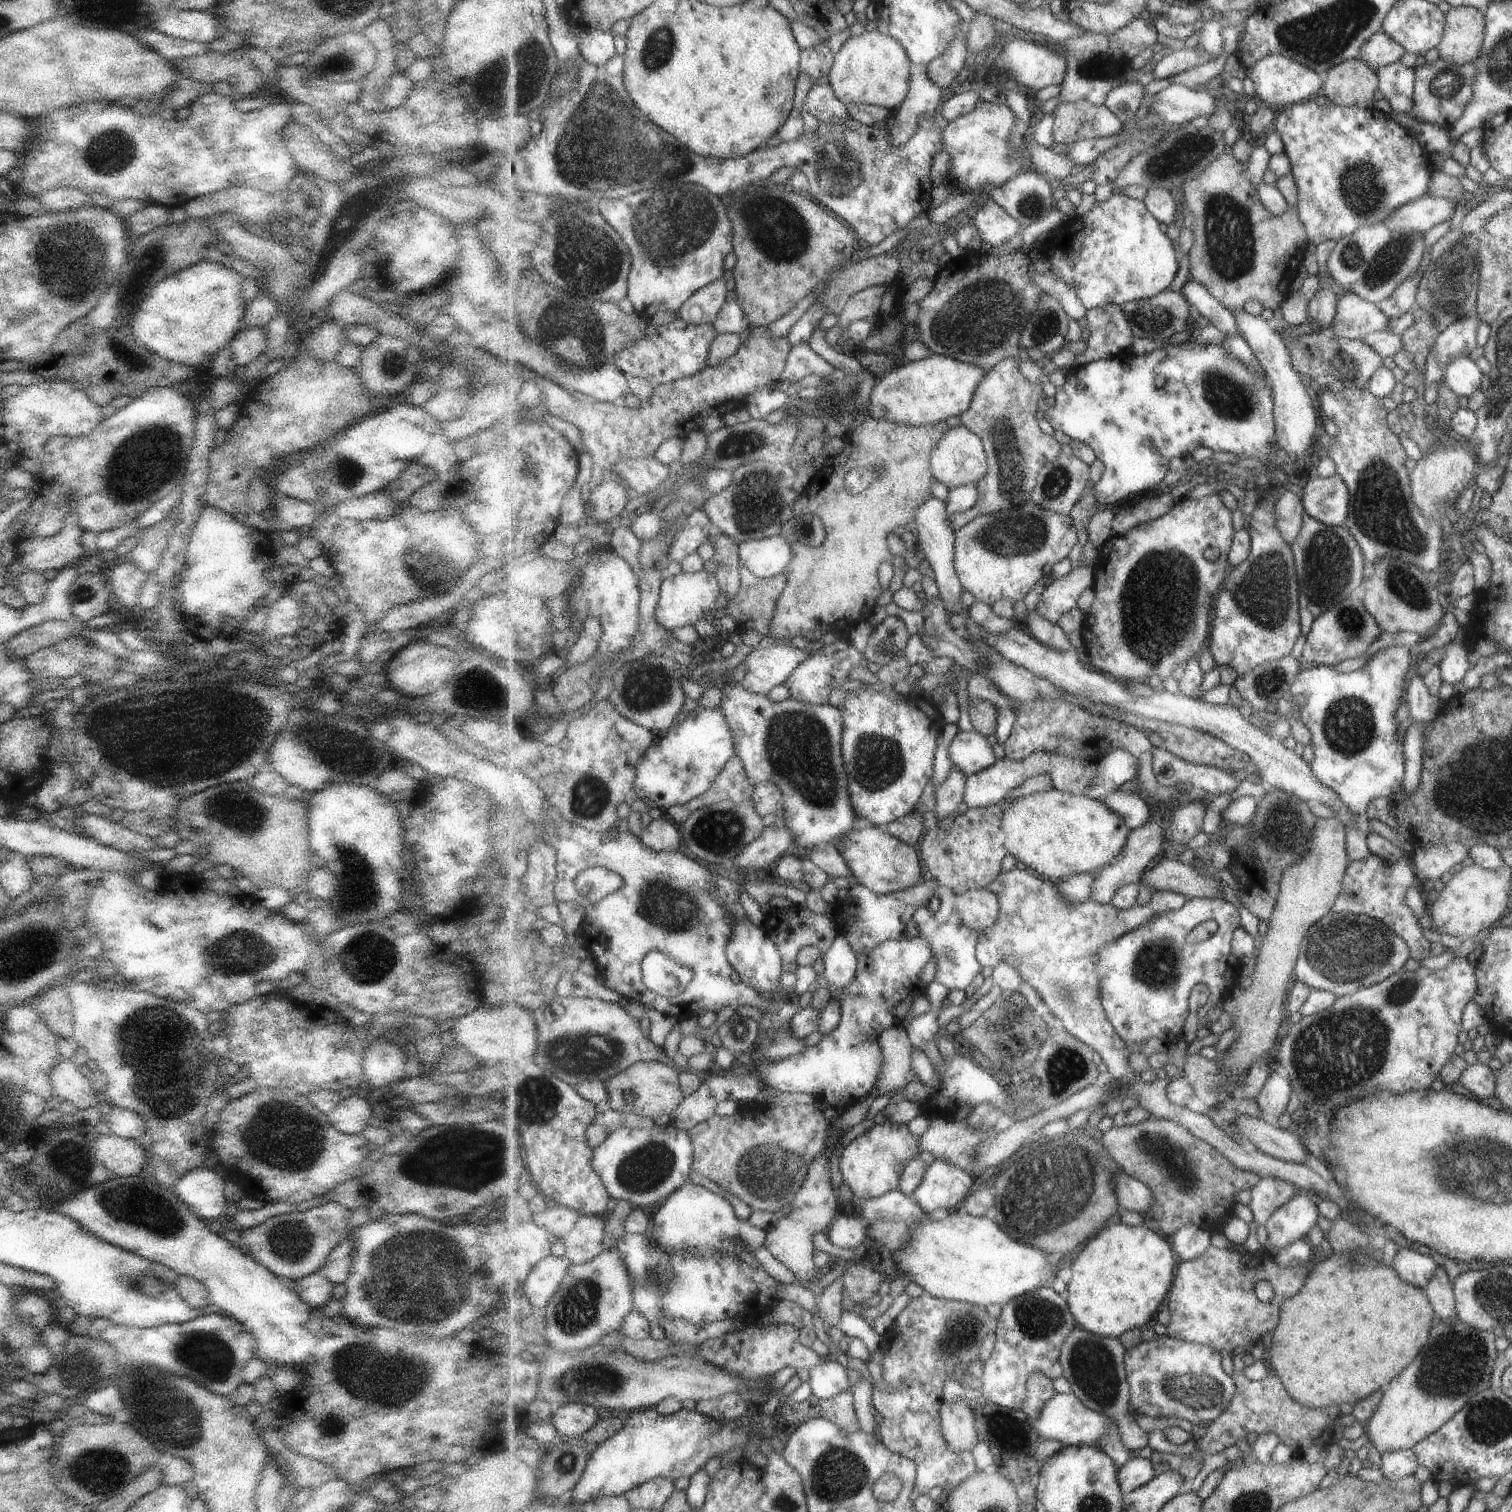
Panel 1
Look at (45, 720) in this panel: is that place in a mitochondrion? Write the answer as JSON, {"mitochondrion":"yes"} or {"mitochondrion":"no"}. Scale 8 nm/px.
{"mitochondrion":"no"}

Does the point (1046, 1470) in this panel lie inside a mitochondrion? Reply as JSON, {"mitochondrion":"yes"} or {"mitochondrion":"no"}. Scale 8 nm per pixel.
{"mitochondrion":"no"}

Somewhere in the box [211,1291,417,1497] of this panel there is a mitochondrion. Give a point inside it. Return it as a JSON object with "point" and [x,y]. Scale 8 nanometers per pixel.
{"point":[332,1423]}

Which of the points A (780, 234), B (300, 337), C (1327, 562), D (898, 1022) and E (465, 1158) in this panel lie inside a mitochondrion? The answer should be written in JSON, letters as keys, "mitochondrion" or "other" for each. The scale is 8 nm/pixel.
{"A":"mitochondrion","B":"other","C":"mitochondrion","D":"other","E":"mitochondrion"}

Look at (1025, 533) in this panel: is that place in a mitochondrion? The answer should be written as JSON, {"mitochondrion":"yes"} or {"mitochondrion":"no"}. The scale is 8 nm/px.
{"mitochondrion":"yes"}

